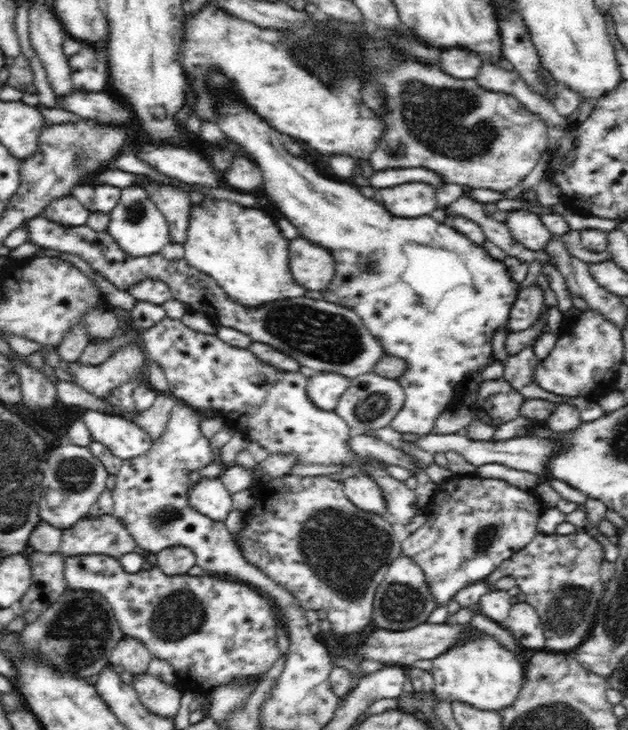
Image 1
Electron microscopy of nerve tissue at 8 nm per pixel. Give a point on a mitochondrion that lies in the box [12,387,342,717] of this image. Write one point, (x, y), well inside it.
(79, 628)

